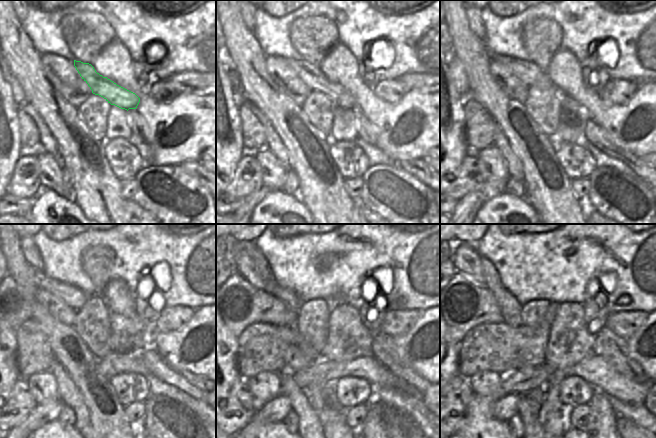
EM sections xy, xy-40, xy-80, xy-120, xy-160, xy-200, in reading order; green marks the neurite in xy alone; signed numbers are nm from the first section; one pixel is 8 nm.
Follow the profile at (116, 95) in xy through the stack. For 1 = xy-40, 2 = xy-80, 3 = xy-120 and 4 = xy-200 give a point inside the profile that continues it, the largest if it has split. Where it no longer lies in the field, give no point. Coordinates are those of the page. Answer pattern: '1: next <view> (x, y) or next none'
1: next xy-40 (311, 75)
2: next xy-80 (528, 72)
3: next xy-120 (73, 297)
4: next xy-200 (466, 259)

